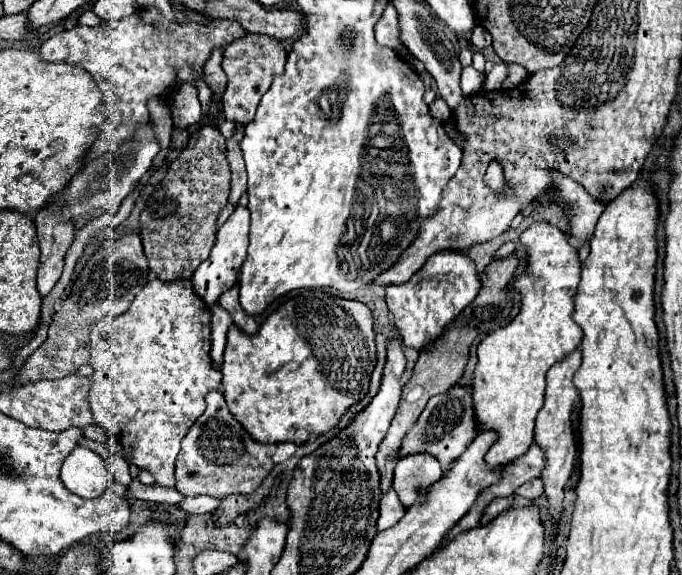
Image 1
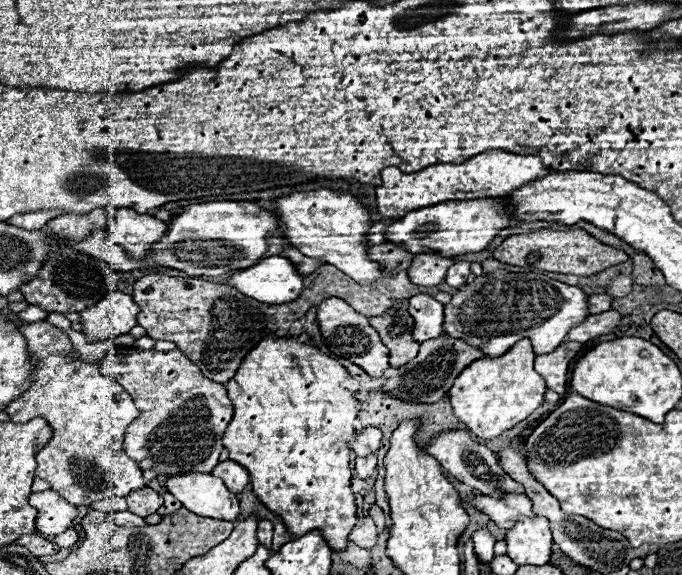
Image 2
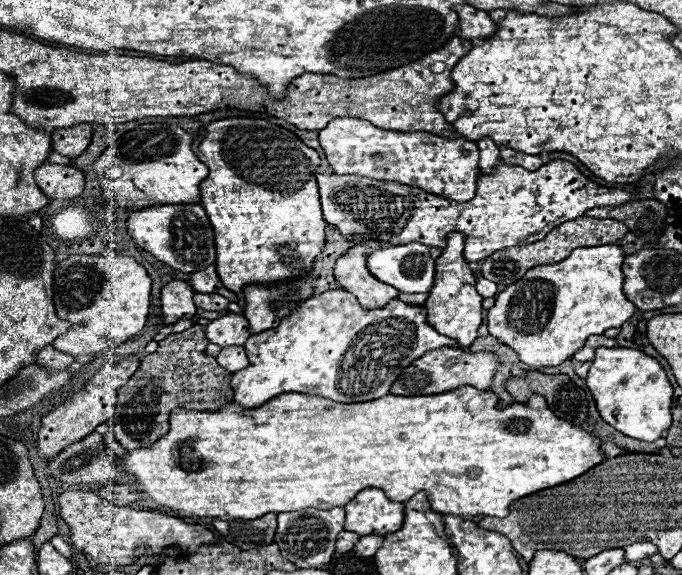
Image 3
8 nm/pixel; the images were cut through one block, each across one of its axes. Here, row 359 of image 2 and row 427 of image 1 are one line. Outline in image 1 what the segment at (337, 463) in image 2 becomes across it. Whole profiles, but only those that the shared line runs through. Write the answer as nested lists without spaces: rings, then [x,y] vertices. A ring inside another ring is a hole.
[[[310,290],[280,304],[270,314],[256,336],[244,336],[236,324],[228,330],[222,388],[230,412],[258,442],[306,442],[308,436],[328,432],[348,406],[358,402],[370,384],[370,374],[376,366],[376,344],[372,330],[372,314],[358,300],[346,300],[322,290]]]

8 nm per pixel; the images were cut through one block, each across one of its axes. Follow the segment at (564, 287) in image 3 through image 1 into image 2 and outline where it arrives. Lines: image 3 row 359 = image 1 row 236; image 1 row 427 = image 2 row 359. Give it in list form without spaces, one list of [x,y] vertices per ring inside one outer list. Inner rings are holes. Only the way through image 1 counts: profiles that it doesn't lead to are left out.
[[[528,338],[516,342],[506,354],[496,358],[480,358],[460,372],[452,390],[448,392],[454,416],[468,426],[468,430],[480,440],[492,440],[504,430],[514,428],[528,418],[542,402],[546,394],[546,382],[534,370],[534,352]]]

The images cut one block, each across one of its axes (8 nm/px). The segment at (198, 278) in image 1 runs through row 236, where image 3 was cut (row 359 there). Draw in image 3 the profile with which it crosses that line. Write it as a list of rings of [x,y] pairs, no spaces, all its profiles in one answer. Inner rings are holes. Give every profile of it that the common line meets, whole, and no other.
[[[230,346],[230,348],[222,348],[220,354],[216,356],[218,364],[230,372],[236,372],[244,366],[248,366],[248,358],[244,352],[244,346]]]

